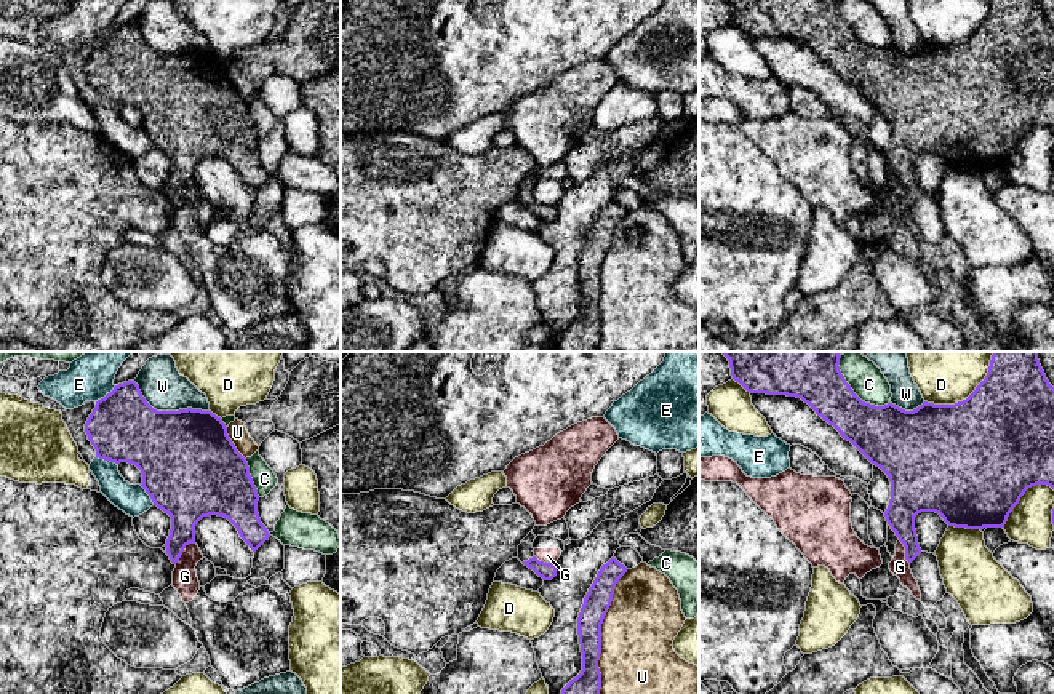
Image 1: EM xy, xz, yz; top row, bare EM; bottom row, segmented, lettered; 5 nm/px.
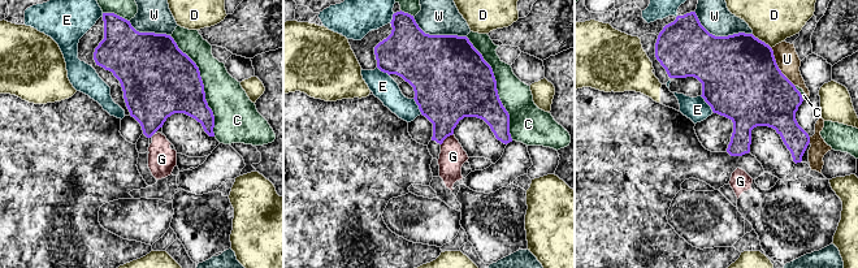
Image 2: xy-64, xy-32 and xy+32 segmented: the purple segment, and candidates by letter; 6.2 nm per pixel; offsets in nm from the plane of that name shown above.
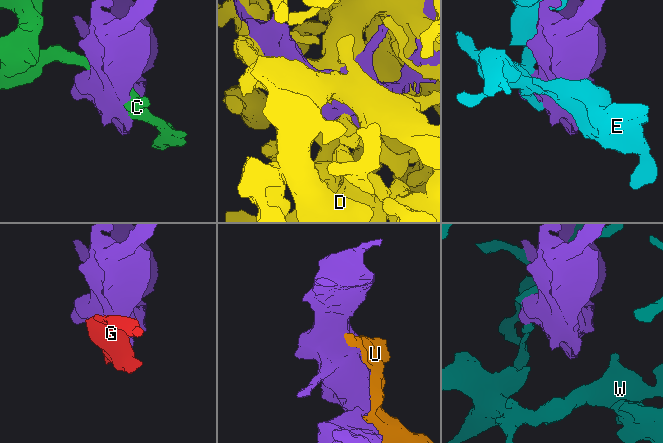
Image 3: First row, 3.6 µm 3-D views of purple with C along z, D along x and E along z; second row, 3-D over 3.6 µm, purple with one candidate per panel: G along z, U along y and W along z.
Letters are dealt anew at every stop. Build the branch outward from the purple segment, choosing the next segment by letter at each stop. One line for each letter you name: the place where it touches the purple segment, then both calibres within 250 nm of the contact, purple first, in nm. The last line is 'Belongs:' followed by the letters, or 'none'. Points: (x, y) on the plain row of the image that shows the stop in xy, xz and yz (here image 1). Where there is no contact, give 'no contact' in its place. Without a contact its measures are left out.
Belongs: none

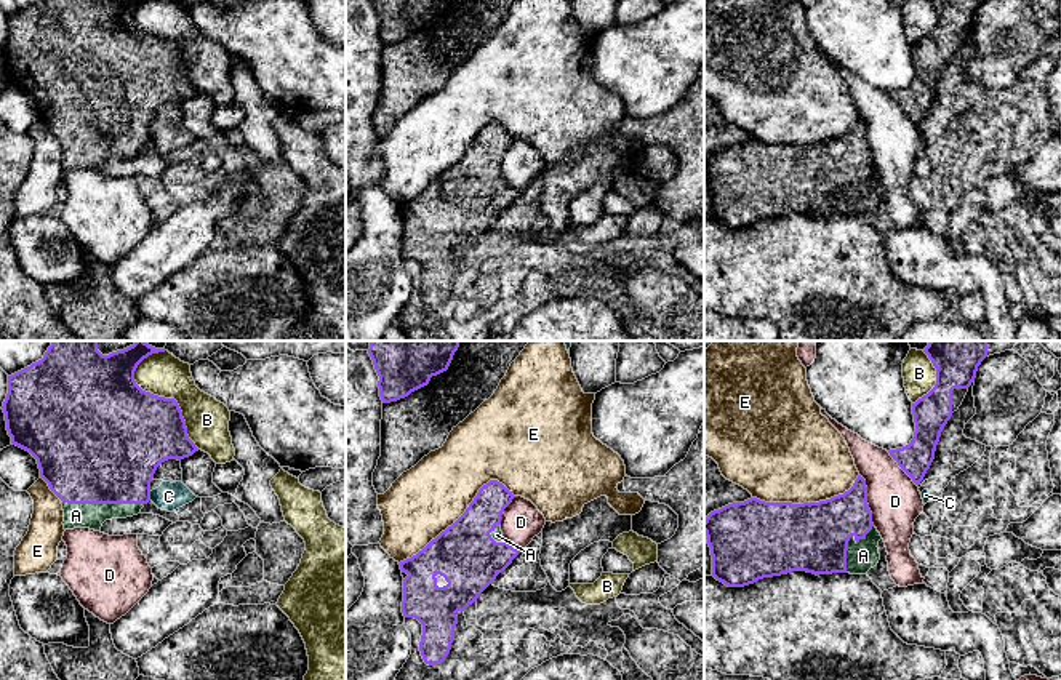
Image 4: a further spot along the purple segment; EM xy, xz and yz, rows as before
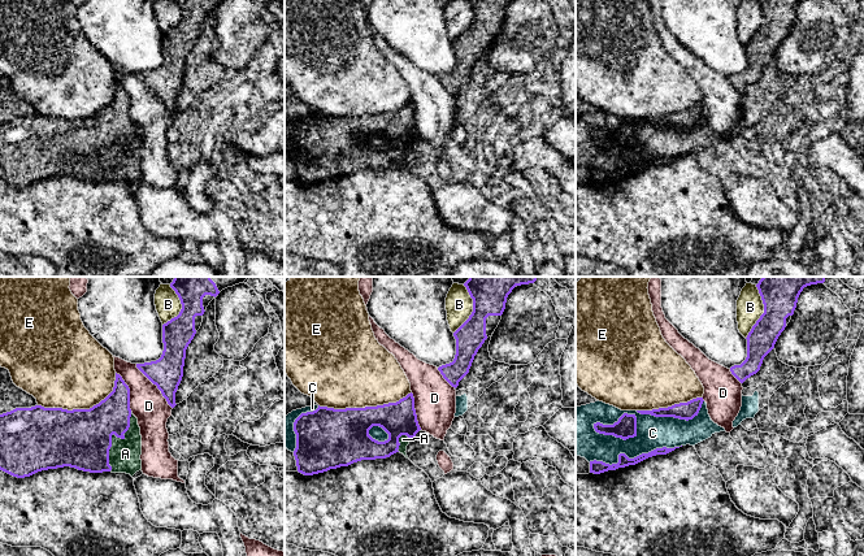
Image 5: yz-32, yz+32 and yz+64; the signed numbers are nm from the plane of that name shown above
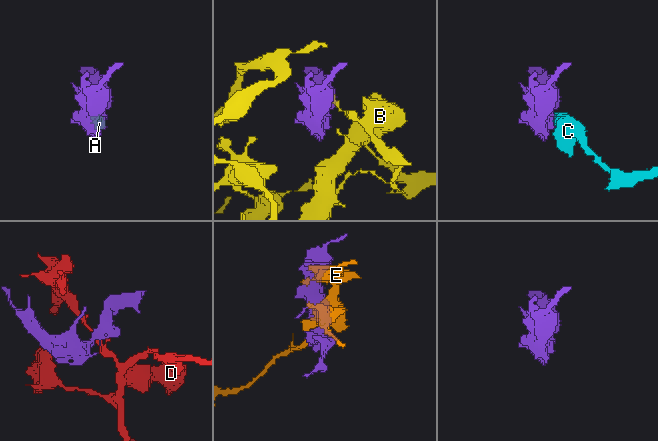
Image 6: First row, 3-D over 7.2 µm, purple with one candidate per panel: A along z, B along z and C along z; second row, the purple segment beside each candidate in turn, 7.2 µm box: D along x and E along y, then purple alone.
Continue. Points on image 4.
A: contact xy (103, 144); calibres 500 and 130 nm
Belongs: A

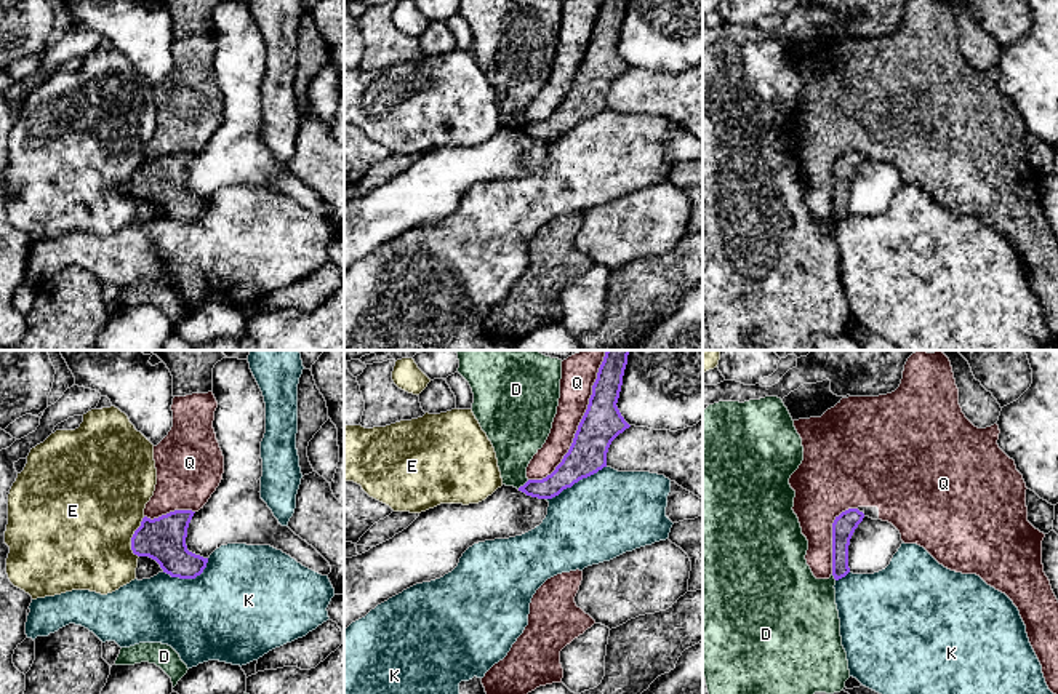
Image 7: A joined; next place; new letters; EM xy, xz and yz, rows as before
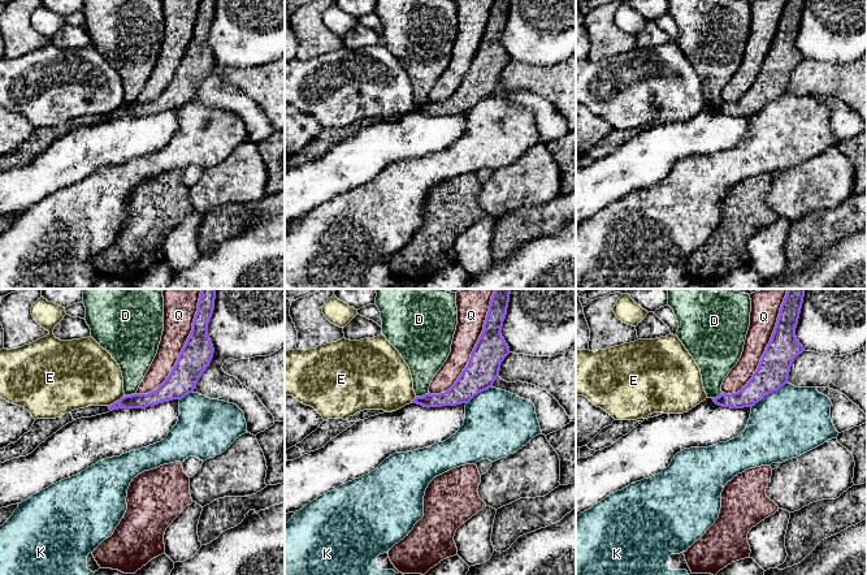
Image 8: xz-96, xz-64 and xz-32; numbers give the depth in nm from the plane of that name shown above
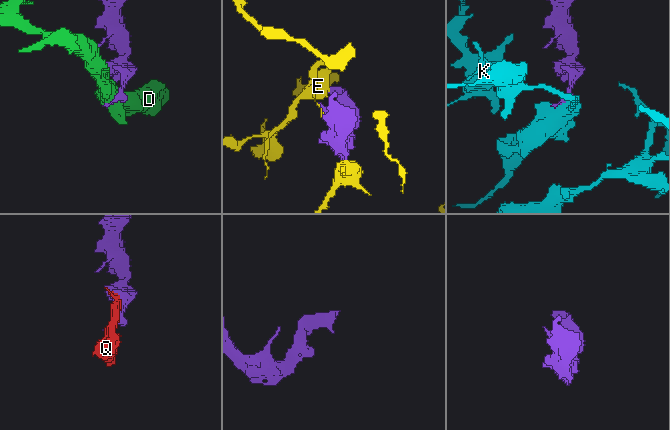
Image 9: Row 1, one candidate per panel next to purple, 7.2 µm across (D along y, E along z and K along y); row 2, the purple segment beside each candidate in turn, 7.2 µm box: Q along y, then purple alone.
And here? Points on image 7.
Belongs: none

